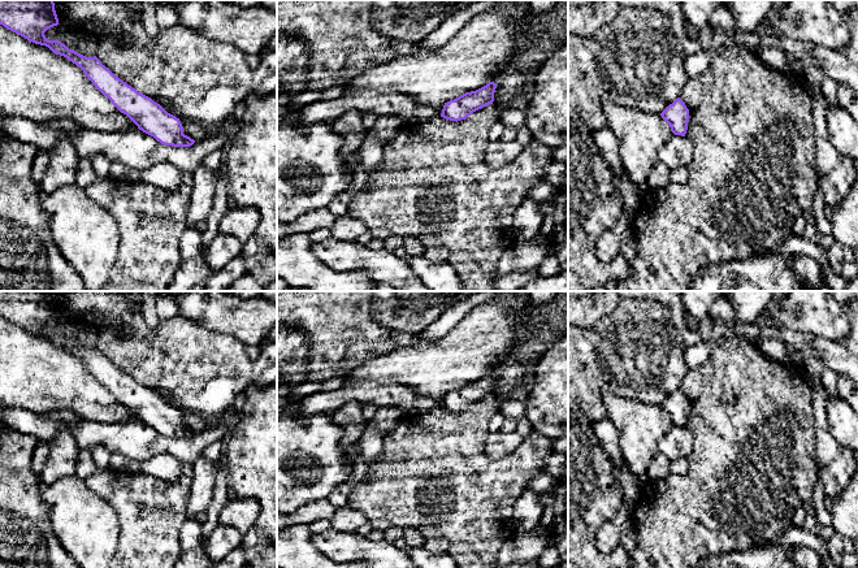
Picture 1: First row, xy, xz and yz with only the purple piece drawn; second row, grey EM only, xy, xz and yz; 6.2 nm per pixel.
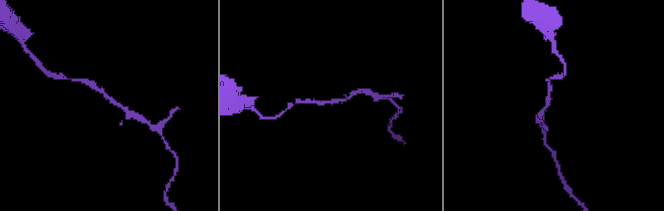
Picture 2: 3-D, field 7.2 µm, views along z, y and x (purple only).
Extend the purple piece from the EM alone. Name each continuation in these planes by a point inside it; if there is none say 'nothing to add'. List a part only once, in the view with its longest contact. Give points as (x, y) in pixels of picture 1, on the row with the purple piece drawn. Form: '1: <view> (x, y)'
nothing to add

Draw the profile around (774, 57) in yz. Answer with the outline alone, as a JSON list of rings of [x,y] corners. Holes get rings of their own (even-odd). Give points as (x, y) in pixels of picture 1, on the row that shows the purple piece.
[[[767,47],[757,52],[759,60],[768,68],[779,69],[785,73],[792,73],[785,51],[775,47]]]

